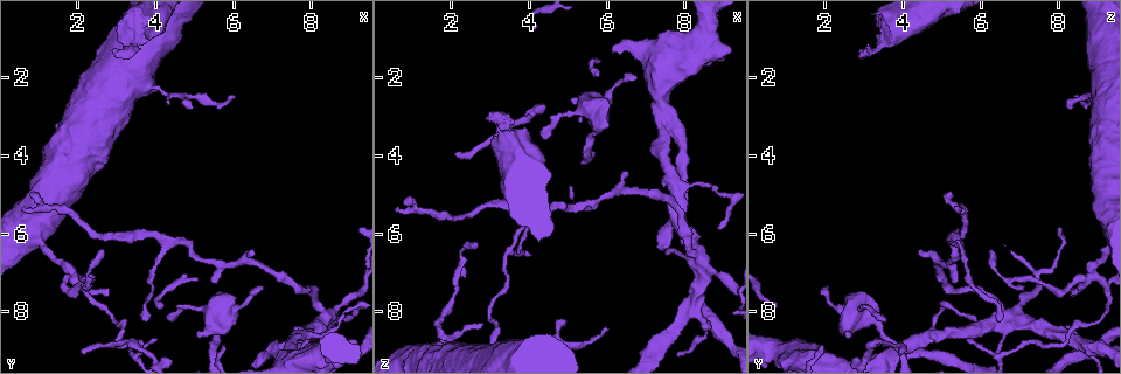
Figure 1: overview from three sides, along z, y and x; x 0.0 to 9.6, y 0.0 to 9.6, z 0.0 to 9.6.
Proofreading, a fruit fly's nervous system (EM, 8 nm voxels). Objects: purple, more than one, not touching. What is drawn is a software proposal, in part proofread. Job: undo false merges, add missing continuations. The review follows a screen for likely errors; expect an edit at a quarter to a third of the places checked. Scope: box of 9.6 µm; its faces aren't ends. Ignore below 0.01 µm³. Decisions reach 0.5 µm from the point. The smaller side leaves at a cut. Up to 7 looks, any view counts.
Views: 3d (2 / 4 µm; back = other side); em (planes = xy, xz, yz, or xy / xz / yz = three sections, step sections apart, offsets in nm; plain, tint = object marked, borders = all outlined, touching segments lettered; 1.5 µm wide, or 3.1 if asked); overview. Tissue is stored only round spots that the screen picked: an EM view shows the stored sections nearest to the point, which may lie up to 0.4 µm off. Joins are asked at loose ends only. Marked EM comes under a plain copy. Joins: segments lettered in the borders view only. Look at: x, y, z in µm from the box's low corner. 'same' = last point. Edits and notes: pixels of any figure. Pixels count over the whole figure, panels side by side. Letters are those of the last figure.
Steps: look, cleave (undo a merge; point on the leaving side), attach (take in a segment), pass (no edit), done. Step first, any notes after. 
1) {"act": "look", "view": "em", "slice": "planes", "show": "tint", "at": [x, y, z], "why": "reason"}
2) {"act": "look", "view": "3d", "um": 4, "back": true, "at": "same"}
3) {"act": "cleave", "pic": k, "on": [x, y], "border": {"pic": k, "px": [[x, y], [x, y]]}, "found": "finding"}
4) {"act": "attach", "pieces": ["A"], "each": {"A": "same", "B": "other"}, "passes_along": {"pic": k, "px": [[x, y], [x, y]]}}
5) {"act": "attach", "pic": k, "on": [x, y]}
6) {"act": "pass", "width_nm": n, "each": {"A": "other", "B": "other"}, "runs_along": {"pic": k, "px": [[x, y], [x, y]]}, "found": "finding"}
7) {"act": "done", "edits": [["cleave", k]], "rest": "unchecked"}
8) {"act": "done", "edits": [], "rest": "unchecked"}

{"act": "look", "view": "em", "slice": "yz", "step": 4, "show": "tint", "at": [6.50, 6.35, 4.50], "why": "tapers out"}

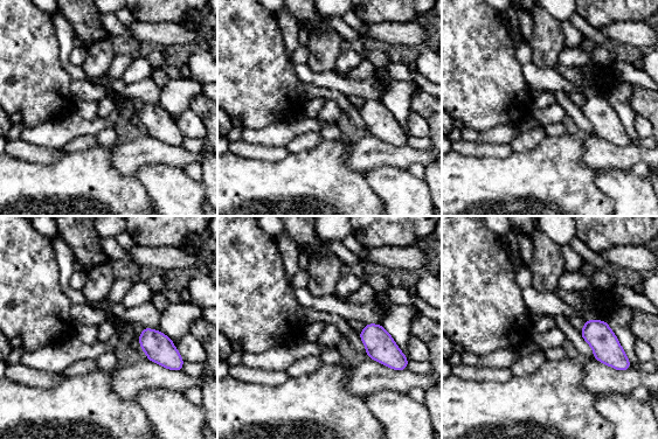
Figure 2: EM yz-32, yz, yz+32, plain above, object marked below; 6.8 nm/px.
{"act": "look", "view": "em", "slice": "planes", "show": "borders", "at": "same"}

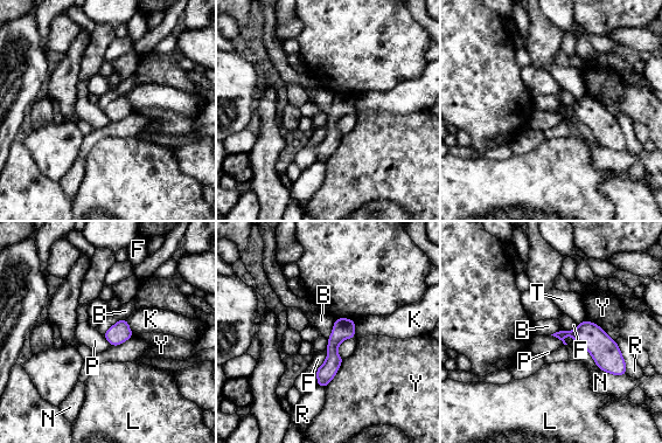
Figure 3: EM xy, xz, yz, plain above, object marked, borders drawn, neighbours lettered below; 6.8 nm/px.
{"act": "pass", "each": {"B": "other", "F": "other", "K": "other", "L": "other", "N": "other", "P": "other", "R": "other", "T": "other", "Y": "other"}, "runs_along": {"pic": 3, "px": [[350, 322], [320, 382]]}, "found": "none of them fits"}

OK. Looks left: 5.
{"act": "look", "view": "3d", "um": 2, "at": [0.65, 5.35, 5.35], "why": "tapers out"}

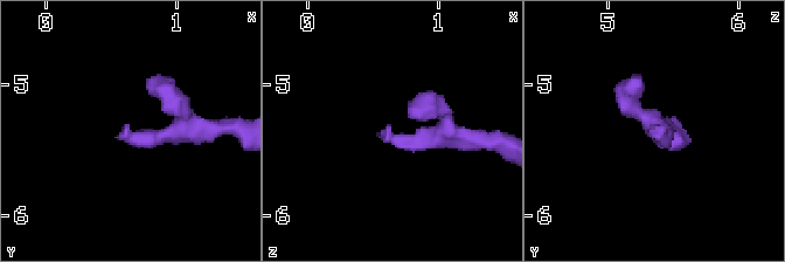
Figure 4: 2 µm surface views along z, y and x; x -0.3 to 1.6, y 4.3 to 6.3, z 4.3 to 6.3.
{"act": "look", "view": "em", "slice": "planes", "show": "borders", "at": [0.58, 5.34, 5.28]}

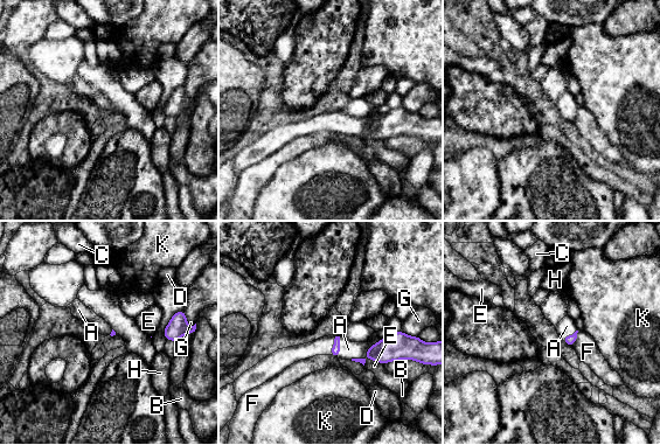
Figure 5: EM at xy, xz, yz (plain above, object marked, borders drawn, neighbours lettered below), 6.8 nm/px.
{"act": "attach", "pieces": ["A"], "each": {"A": "same", "B": "other", "C": "other", "D": "other", "E": "other", "F": "other", "G": "other", "H": "other", "K": "other"}, "passes_along": {"pic": 5, "px": [[335, 350], [339, 347], [348, 349]]}, "found": "it goes on there"}

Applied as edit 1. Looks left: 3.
{"act": "look", "view": "3d", "um": 2, "at": [2.95, 8.80, 7.95], "why": "sharp bend"}

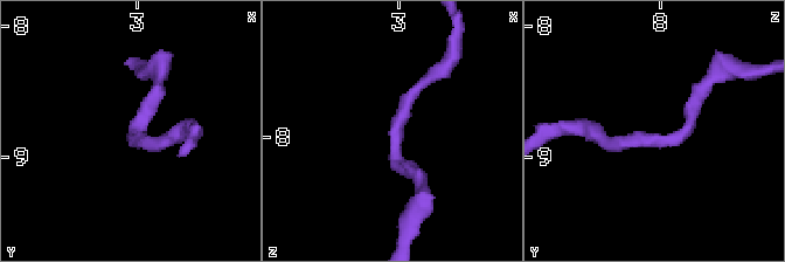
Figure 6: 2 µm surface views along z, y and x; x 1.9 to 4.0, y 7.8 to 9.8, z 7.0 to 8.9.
{"act": "look", "view": "em", "slice": "yz", "step": 8, "show": "tint", "at": [2.98, 8.86, 7.92]}

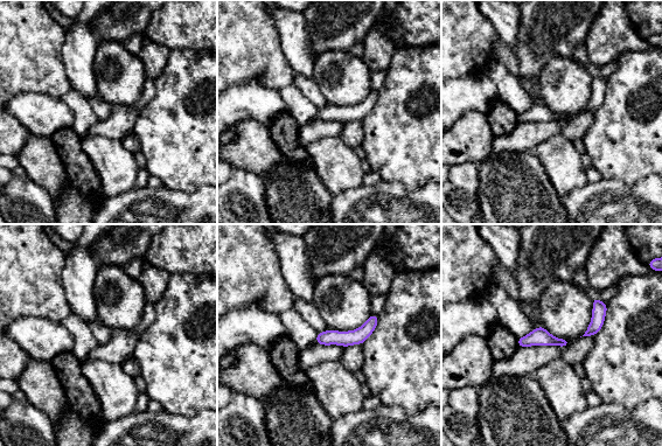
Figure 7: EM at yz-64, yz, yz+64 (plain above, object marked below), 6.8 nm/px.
{"act": "look", "view": "em", "slice": "xy", "step": 8, "show": "borders", "at": "same"}

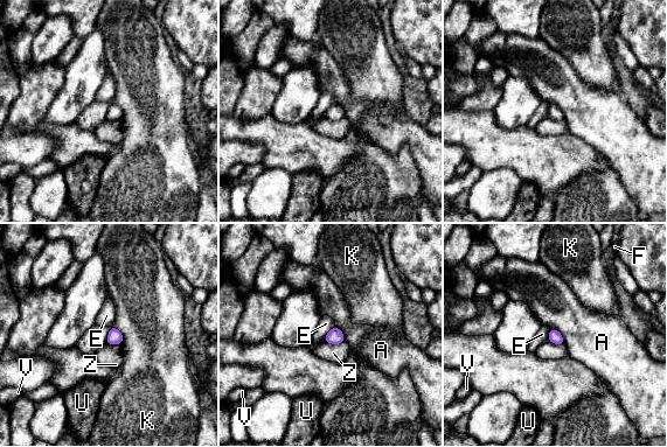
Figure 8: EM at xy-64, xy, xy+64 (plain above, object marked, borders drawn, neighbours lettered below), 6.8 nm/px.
{"act": "pass", "longest_contact_nm": ["A", 150], "each": {"A": "other", "E": "other", "F": "other", "K": "other", "U": "other", "V": "other", "Z": "other"}, "border": {"pic": 8, "px": [[551, 327], [561, 334], [563, 343]]}, "found": "all the same cell"}

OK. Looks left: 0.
{"act": "done", "edits": [["attach", 5]], "rest": "unchecked"}

